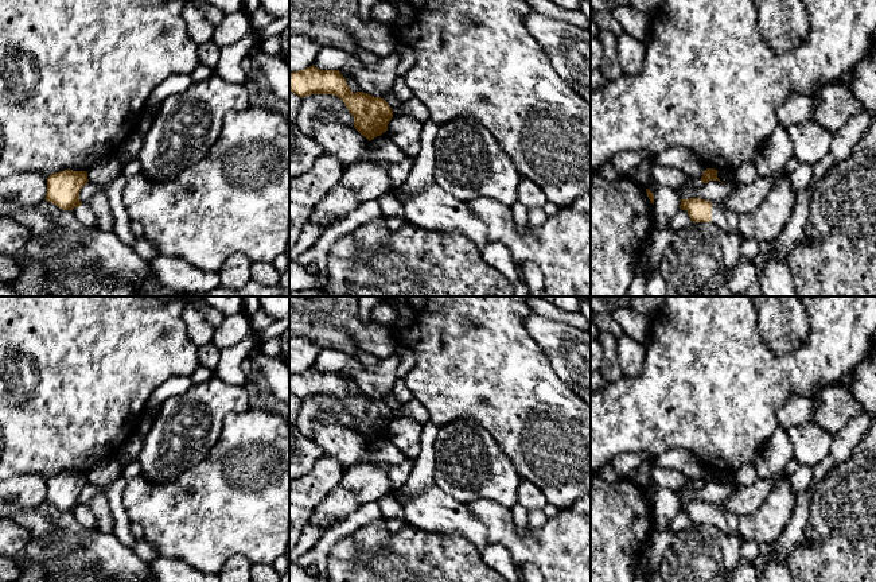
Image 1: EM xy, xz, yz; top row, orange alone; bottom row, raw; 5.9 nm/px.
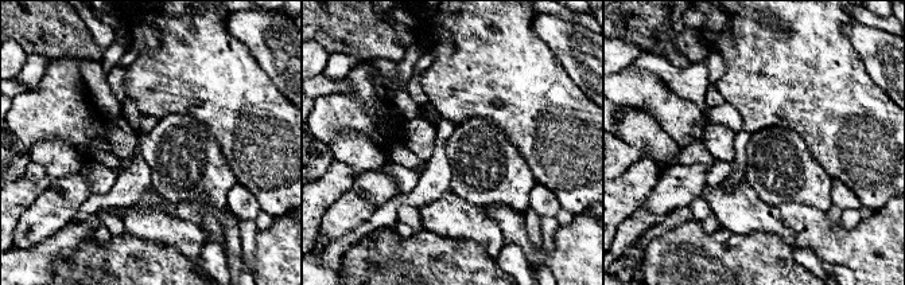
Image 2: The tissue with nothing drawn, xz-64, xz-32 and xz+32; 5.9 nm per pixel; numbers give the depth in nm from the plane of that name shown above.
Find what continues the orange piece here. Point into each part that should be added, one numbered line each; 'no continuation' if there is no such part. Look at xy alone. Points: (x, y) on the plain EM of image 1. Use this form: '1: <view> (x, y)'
1: xy (84, 515)

